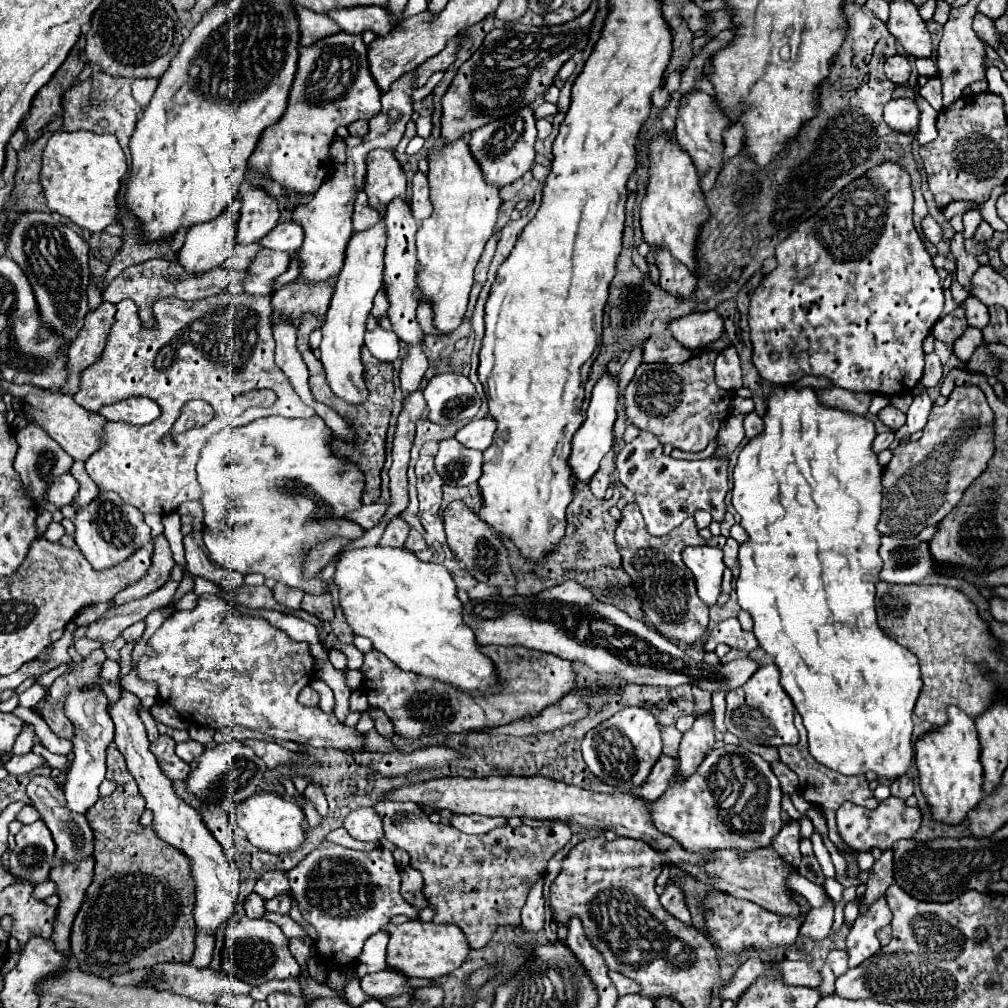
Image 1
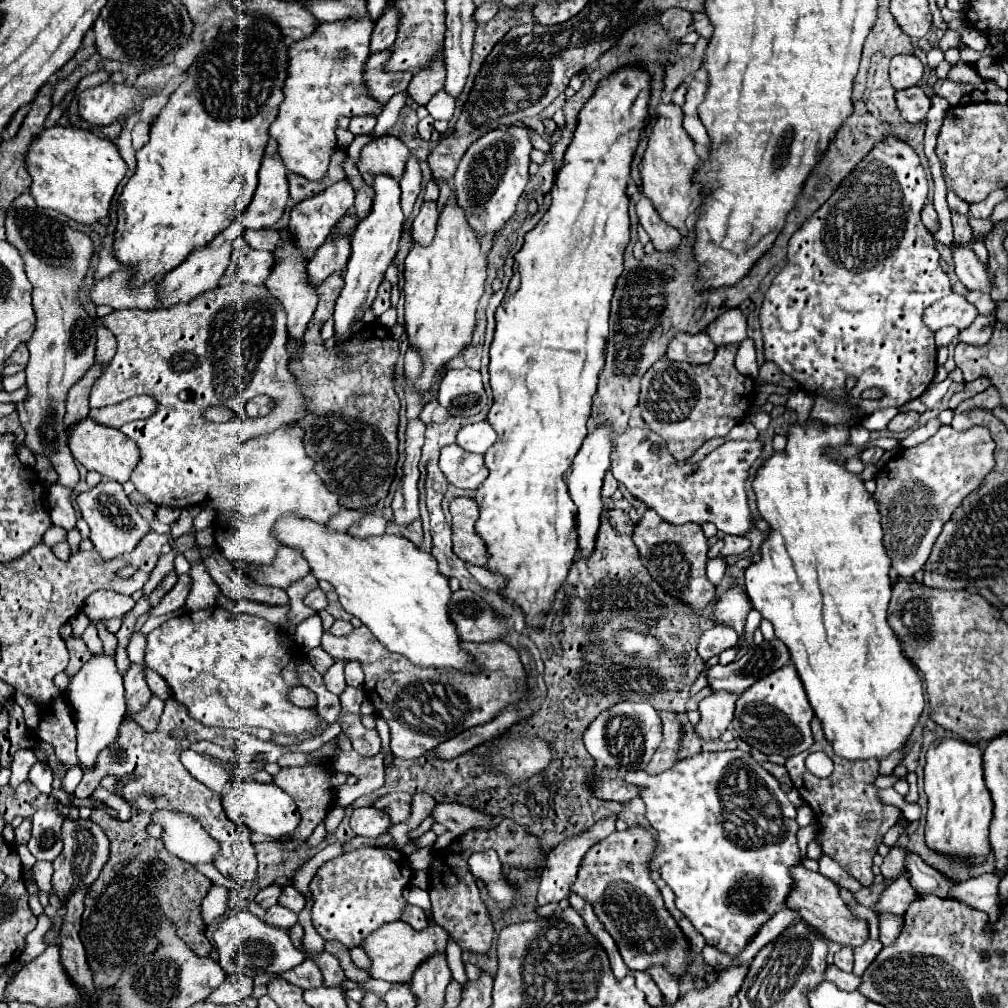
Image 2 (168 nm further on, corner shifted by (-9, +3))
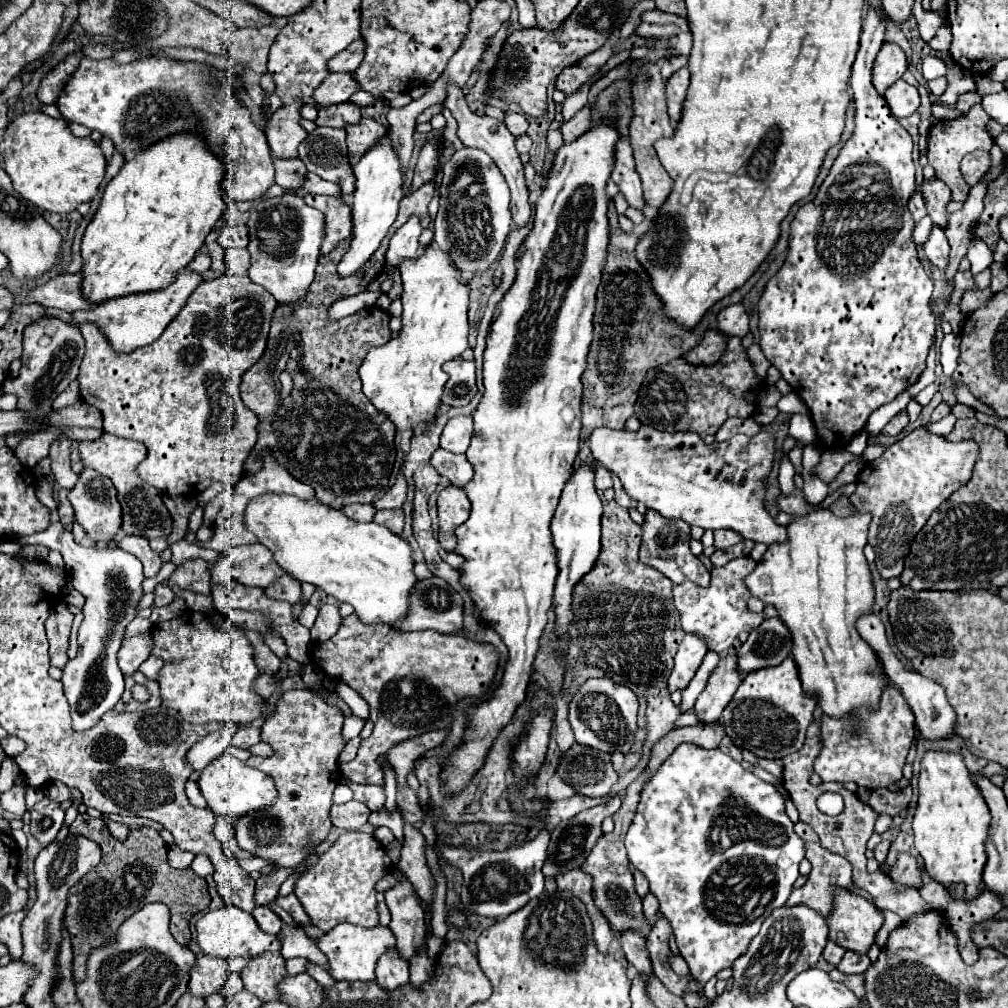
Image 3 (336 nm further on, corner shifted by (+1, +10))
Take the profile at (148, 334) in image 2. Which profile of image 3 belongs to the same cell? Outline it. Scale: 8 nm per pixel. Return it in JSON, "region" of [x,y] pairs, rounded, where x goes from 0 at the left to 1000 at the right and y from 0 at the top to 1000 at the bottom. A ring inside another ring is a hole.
{"region":[[[218,273],[196,283],[165,328],[153,340],[135,348],[115,348],[95,320],[87,318],[79,322],[85,336],[85,352],[77,372],[79,392],[85,400],[97,402],[103,412],[103,428],[145,441],[147,451],[135,463],[135,469],[143,479],[169,493],[192,493],[210,479],[220,479],[222,483],[232,483],[236,479],[242,459],[254,441],[256,424],[256,414],[240,402],[236,384],[240,372],[258,358],[264,348],[274,303],[270,291],[250,281],[248,275]]]}

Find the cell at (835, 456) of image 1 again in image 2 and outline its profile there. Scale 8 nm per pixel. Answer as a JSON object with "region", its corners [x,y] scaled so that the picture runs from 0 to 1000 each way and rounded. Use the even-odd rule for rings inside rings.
{"region":[[[806,415],[802,417],[800,423],[786,421],[784,423],[784,431],[782,431],[780,448],[778,450],[770,448],[752,466],[750,476],[748,476],[746,482],[748,482],[748,488],[750,488],[750,494],[752,494],[752,506],[754,506],[756,514],[766,522],[766,528],[760,534],[760,538],[756,540],[756,556],[752,560],[746,560],[740,565],[740,587],[742,587],[748,603],[762,617],[766,617],[770,633],[774,633],[782,641],[786,657],[792,663],[794,675],[796,675],[796,679],[800,683],[800,688],[802,688],[802,694],[804,694],[804,698],[808,702],[808,708],[815,714],[817,728],[819,728],[821,736],[827,740],[827,746],[831,750],[839,752],[839,754],[853,754],[853,752],[869,752],[869,754],[873,754],[873,752],[881,750],[883,746],[895,742],[901,736],[901,732],[905,728],[905,722],[909,720],[909,716],[911,716],[911,712],[915,708],[917,690],[915,690],[913,671],[911,671],[907,659],[895,651],[891,633],[889,633],[889,629],[885,627],[885,623],[879,617],[879,611],[881,611],[879,605],[881,605],[881,597],[883,597],[883,591],[885,591],[885,577],[883,577],[883,571],[881,571],[883,554],[881,554],[881,550],[877,548],[877,542],[875,542],[875,522],[873,522],[871,500],[865,494],[865,490],[859,488],[857,478],[853,476],[851,470],[843,470],[837,462],[829,460],[829,454],[821,454],[821,452],[815,450],[817,442],[833,444],[839,437],[841,437],[841,425],[835,423],[835,421],[819,423],[819,421],[810,419]]]}

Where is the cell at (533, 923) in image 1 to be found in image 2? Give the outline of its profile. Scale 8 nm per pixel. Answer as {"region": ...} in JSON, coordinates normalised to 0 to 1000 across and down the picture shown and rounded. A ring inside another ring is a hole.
{"region":[[[611,808],[599,812],[599,813],[593,813],[585,819],[585,823],[579,823],[577,827],[573,829],[567,829],[567,831],[562,831],[558,833],[546,847],[544,847],[544,855],[542,855],[542,861],[538,865],[538,875],[536,875],[536,883],[534,883],[534,897],[544,897],[544,895],[556,895],[558,891],[563,889],[563,881],[565,877],[571,875],[571,869],[573,869],[573,863],[575,863],[575,857],[577,857],[577,851],[581,849],[581,845],[597,831],[601,831],[603,827],[609,825],[609,815],[611,815]]]}

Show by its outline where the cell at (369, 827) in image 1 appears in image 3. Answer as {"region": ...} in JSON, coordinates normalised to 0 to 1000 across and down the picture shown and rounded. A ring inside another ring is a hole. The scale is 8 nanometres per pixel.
{"region":[[[345,795],[341,799],[329,799],[329,803],[327,803],[329,818],[343,822],[343,824],[351,824],[351,822],[361,820],[365,816],[367,807],[369,805],[357,795]]]}

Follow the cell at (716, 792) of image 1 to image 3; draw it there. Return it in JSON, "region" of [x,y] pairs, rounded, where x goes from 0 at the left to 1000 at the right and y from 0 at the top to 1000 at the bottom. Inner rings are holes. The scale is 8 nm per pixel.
{"region":[[[677,737],[669,743],[669,747],[653,761],[651,767],[645,769],[645,773],[641,775],[639,783],[637,783],[637,791],[633,797],[633,805],[631,811],[623,822],[621,828],[621,842],[623,842],[623,852],[625,856],[635,862],[641,872],[645,874],[645,884],[651,888],[651,892],[655,894],[655,902],[657,906],[663,910],[663,914],[667,916],[669,928],[671,928],[671,938],[677,945],[677,949],[681,951],[687,969],[694,975],[700,977],[714,961],[726,959],[728,951],[734,949],[744,932],[754,924],[756,914],[770,902],[776,900],[782,892],[782,888],[786,886],[786,878],[792,872],[792,858],[798,852],[798,838],[796,832],[788,826],[788,816],[784,814],[784,811],[778,805],[778,793],[772,787],[772,783],[756,773],[752,773],[748,767],[744,767],[742,763],[738,763],[732,755],[728,755],[724,749],[716,747],[714,743],[698,743],[692,739],[685,739],[685,737]]]}

